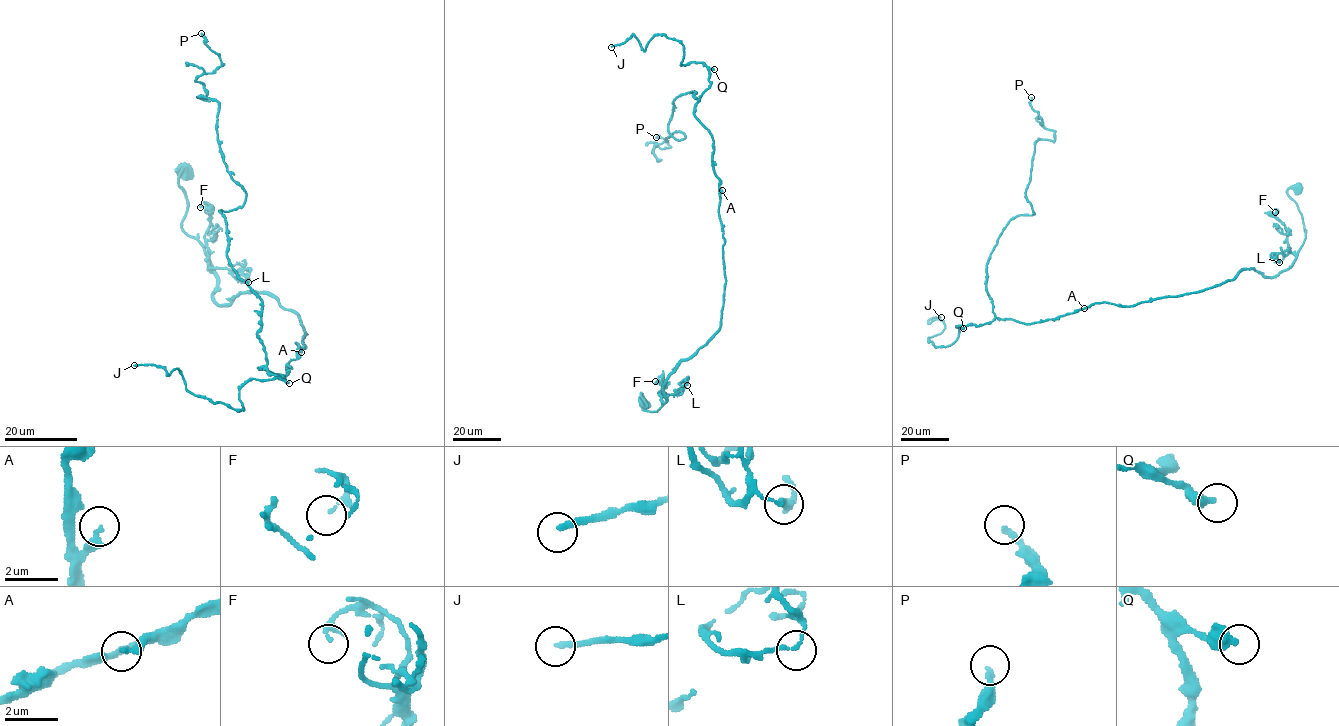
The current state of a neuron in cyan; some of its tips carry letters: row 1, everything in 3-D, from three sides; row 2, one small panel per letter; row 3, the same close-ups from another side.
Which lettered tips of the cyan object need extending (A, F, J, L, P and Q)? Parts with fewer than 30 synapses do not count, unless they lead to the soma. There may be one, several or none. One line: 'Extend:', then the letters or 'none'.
Extend: J

